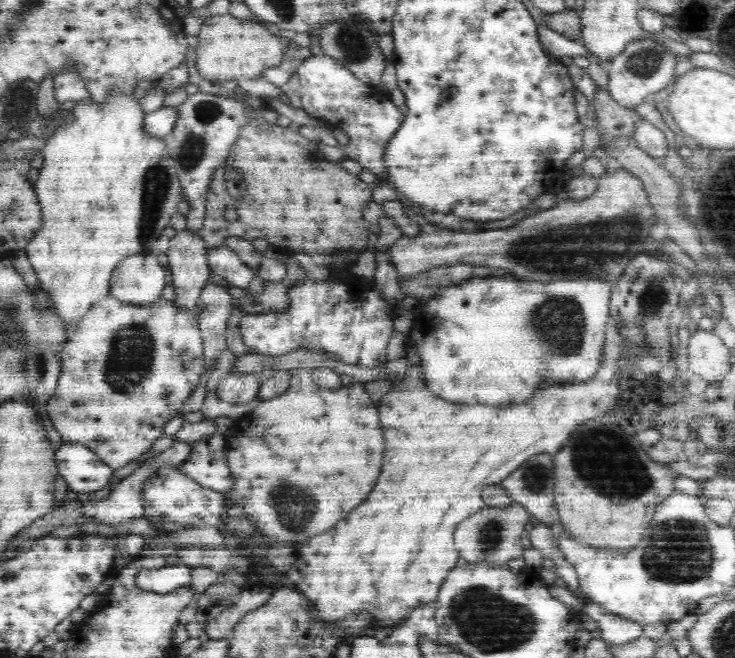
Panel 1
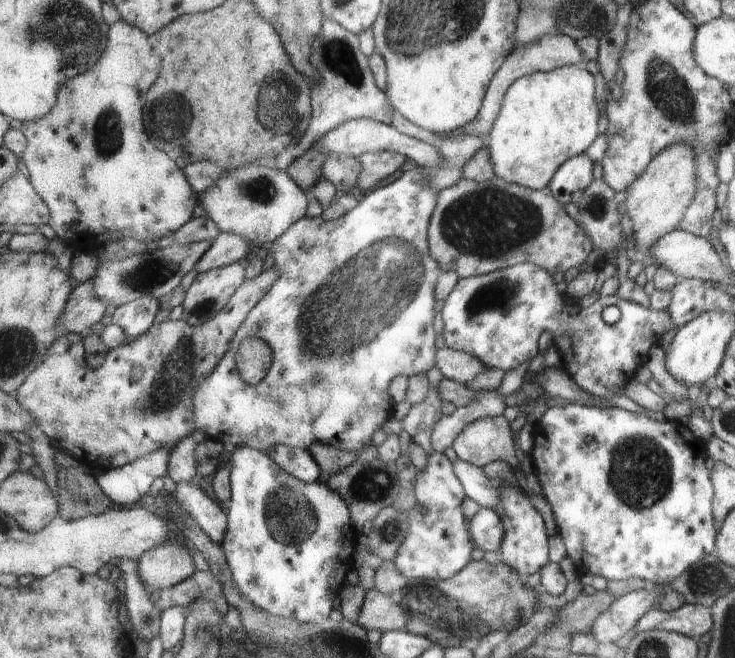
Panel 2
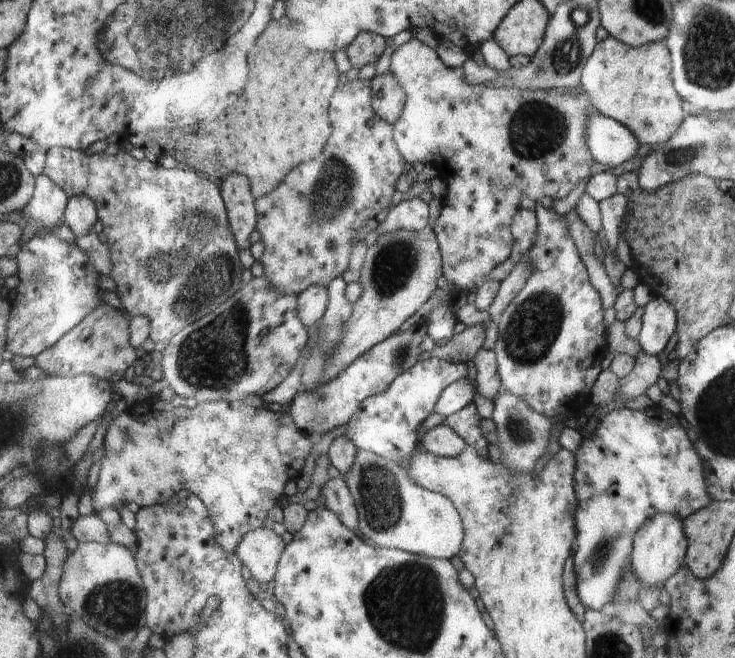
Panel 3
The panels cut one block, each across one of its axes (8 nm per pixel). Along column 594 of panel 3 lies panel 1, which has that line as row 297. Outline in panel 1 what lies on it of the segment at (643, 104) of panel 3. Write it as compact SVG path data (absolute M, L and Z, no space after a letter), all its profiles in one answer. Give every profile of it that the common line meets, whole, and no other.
M112 96L108 100L101 102L102 110L98 110L95 102L80 102L80 106L74 108L74 122L69 123L68 128L58 128L54 133L48 135L48 140L45 141L44 148L41 149L44 157L44 165L39 170L39 179L32 185L36 191L37 202L41 206L41 226L36 233L33 234L32 240L29 241L25 252L31 262L32 268L37 274L37 282L41 284L41 290L47 292L47 298L52 304L52 310L56 311L58 318L70 326L72 331L78 321L88 313L88 310L96 305L101 297L110 295L110 276L116 270L116 266L130 254L148 254L155 252L156 241L160 238L162 230L168 228L170 217L177 211L177 206L184 200L182 196L183 188L180 184L179 177L173 168L173 161L168 151L167 143L164 139L150 135L144 127L146 114L142 112L138 106L138 100L134 100L132 96Z

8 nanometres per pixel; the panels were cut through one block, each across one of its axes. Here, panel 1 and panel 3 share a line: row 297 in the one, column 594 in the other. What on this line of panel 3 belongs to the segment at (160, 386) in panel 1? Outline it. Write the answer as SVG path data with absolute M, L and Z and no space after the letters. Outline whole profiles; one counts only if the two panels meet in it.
M413 36L406 44L398 46L394 49L390 57L390 71L392 76L399 80L403 85L404 92L407 93L406 106L403 108L403 114L396 120L394 124L394 139L399 147L399 151L403 153L404 160L412 168L414 164L421 162L422 164L433 164L440 172L440 175L445 178L450 185L450 194L447 195L442 204L440 217L434 224L436 236L439 238L439 248L442 251L443 276L448 282L452 282L458 290L471 291L477 283L484 281L499 264L506 262L511 256L512 248L515 246L514 237L511 233L511 224L514 222L514 204L518 200L534 200L539 202L544 197L550 197L554 200L560 200L572 191L574 186L588 176L590 167L595 163L595 158L591 154L591 149L588 148L588 124L591 123L592 116L600 114L596 108L595 101L584 90L582 86L574 86L574 88L558 90L528 90L519 88L506 88L484 86L484 84L474 84L470 86L464 78L464 70L462 68L448 68L444 64L443 59L434 49L422 43Z

